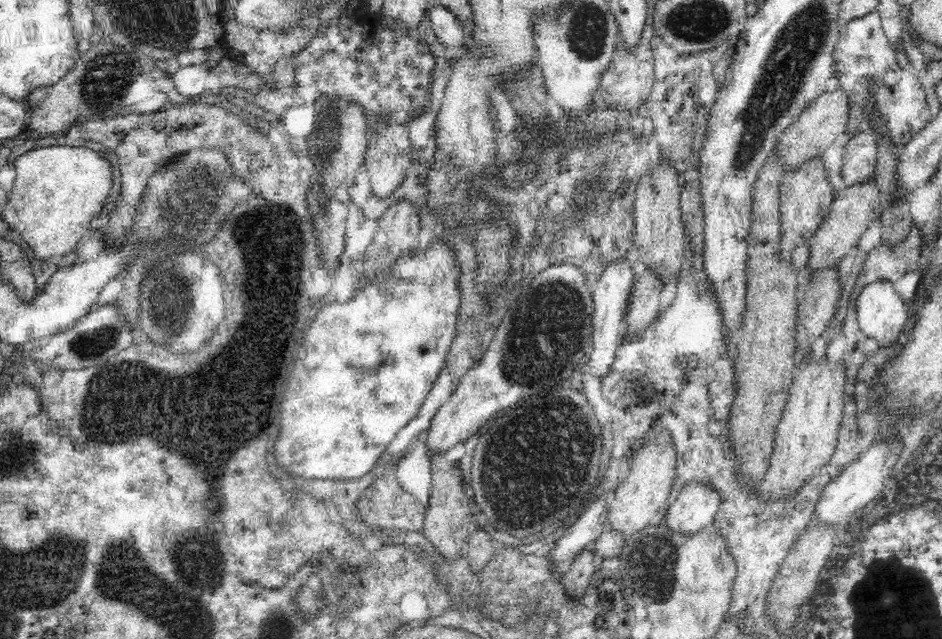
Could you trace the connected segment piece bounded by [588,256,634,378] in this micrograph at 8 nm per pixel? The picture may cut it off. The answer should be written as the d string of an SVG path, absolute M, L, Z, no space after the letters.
M627 257L620 258L616 262L610 262L604 272L600 274L597 284L593 289L594 312L592 316L593 331L591 339L593 349L588 354L588 364L597 372L597 375L602 378L610 372L612 362L614 362L616 348L622 340L620 336L620 326L625 314L625 308L629 303L630 291L633 288L632 283L632 265Z

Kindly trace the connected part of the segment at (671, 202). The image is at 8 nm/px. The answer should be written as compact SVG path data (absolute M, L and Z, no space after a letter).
M670 159L670 164L668 164L668 166L656 166L656 168L654 168L654 172L652 172L652 178L650 178L648 174L642 175L641 180L640 180L640 185L636 188L636 197L637 198L635 201L635 235L633 236L633 243L636 247L638 247L639 258L641 262L643 262L647 267L651 268L652 270L655 270L658 273L658 276L661 278L662 282L664 282L664 280L666 280L666 278L668 278L669 276L678 277L678 274L680 272L680 268L683 262L684 244L685 244L686 239L685 239L685 230L684 230L684 225L683 225L683 220L682 220L682 211L680 210L680 202L678 202L678 182L679 182L679 176L676 176L676 167L674 167L674 165L671 164L671 159Z

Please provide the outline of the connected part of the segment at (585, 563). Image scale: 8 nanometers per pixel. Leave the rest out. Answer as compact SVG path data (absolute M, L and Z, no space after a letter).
M590 544L572 560L569 570L563 576L564 592L571 598L580 600L597 567L593 544Z

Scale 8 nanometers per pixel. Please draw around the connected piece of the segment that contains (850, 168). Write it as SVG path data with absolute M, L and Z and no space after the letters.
M858 132L846 144L842 177L846 187L866 183L873 178L878 160L878 136L875 132Z

